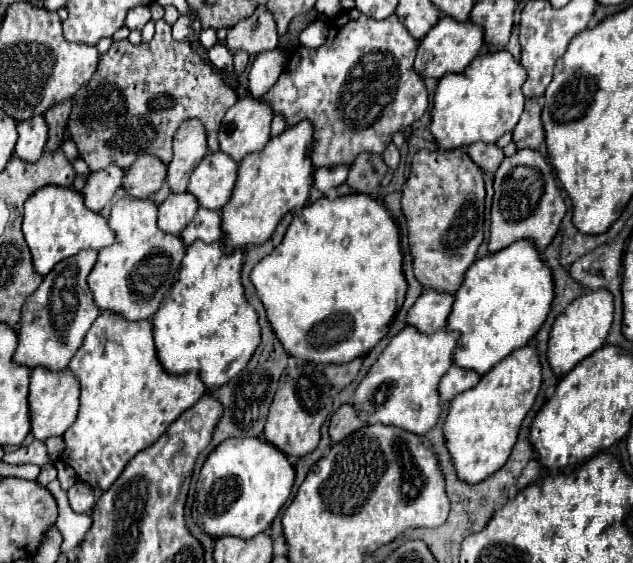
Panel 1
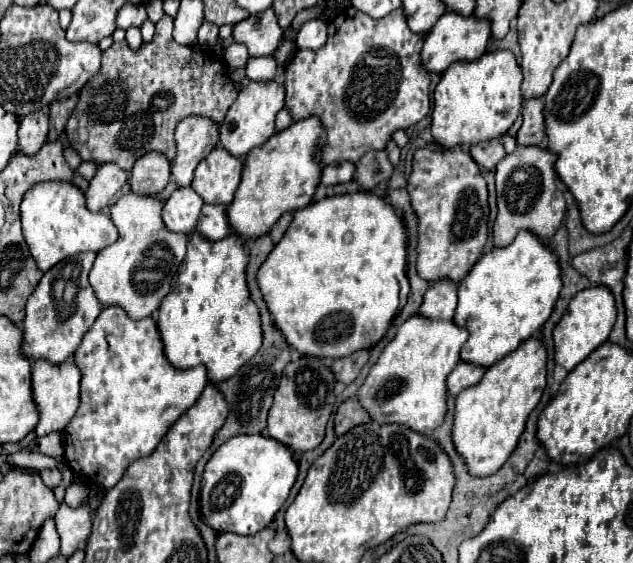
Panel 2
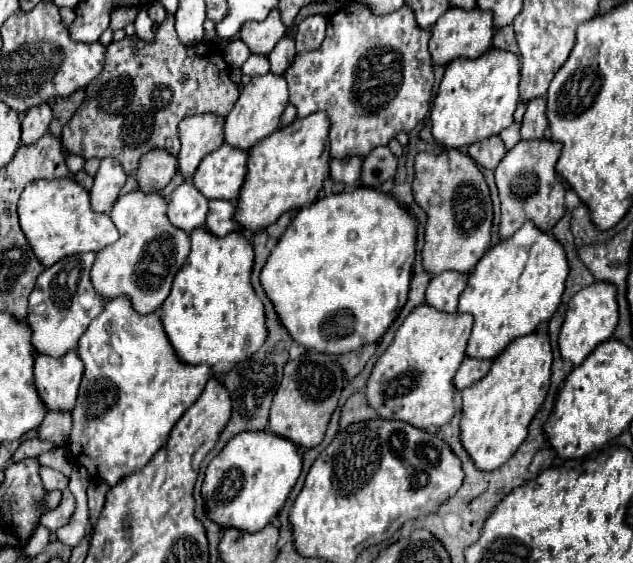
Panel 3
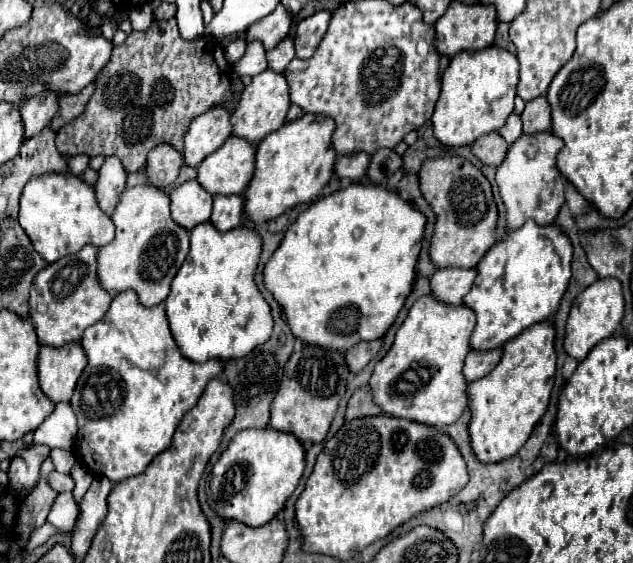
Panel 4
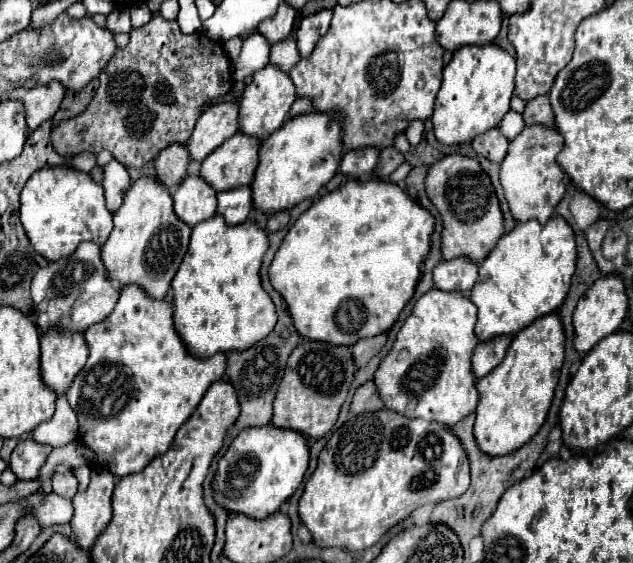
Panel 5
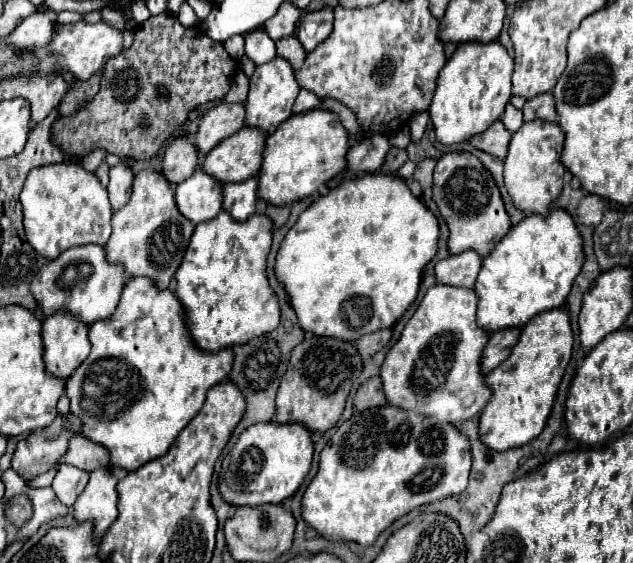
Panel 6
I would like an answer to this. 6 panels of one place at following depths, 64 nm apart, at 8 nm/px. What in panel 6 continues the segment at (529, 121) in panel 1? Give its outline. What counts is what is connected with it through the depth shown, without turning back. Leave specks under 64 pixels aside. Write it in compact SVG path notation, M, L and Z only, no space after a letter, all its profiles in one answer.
M544 92L544 94L538 94L530 100L526 100L524 108L524 120L536 120L536 118L542 118L542 120L548 120L548 122L556 122L558 120L558 112L556 112L556 106L554 106L554 98L550 92Z

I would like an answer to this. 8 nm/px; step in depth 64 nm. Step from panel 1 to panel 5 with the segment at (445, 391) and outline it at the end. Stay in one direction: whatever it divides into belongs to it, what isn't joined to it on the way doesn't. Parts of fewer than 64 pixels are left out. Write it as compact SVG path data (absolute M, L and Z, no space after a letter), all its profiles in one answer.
M496 336L480 346L476 346L474 356L472 356L472 372L476 374L476 378L484 378L492 368L496 368L504 356L506 356L506 348L510 346L514 336Z

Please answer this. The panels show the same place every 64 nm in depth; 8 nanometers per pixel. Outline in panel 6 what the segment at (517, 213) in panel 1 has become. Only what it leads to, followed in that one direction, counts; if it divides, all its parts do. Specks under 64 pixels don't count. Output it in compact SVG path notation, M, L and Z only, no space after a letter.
M524 122L522 128L512 134L510 150L504 160L504 182L514 204L524 214L548 214L552 200L562 192L566 168L560 162L566 134L552 122Z

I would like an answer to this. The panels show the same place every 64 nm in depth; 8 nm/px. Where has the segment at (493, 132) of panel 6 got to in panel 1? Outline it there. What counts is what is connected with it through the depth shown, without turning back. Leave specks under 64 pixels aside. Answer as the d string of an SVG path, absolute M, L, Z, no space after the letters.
M476 142L476 144L470 144L466 148L468 156L488 174L494 174L500 166L500 162L504 160L504 152L502 148L498 148L496 144L488 144L488 142Z

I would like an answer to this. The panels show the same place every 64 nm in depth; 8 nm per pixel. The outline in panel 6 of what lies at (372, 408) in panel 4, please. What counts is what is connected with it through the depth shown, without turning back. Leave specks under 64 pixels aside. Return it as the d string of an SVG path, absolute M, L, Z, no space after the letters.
M374 376L370 378L368 382L364 382L356 396L354 396L354 406L356 410L366 410L366 408L374 408L374 406L384 406L388 400L386 400L386 394L382 390L382 378L380 376Z

